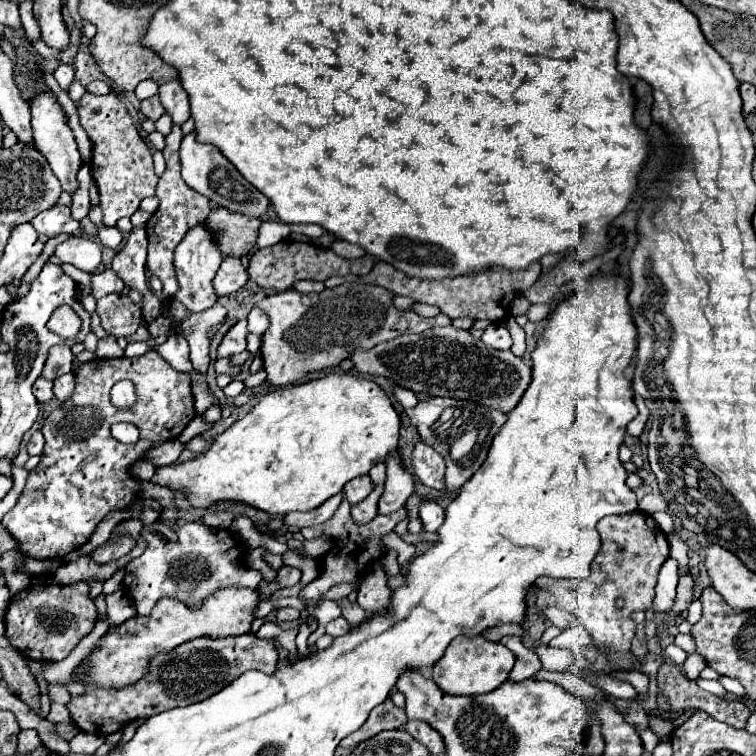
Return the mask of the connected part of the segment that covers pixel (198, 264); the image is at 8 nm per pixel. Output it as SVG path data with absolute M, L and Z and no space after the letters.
M201 223L201 225L193 227L175 249L173 265L175 265L175 273L177 273L177 281L179 281L179 291L173 295L173 299L183 303L185 309L191 313L199 313L199 311L205 311L211 305L215 305L217 293L213 289L213 277L215 277L221 261L223 261L223 257L217 251L215 241L209 237L209 231L205 229L205 225Z

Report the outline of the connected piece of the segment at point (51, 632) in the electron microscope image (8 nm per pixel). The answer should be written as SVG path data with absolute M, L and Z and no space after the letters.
M35 581L11 597L5 613L5 635L25 659L65 659L81 641L81 635L87 635L93 629L95 621L97 609L89 599L87 583L81 581L73 585L43 585L43 581Z

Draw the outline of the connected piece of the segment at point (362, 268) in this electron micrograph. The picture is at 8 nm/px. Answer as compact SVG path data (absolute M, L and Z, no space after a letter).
M281 241L273 247L265 247L265 249L257 249L251 255L249 261L249 279L255 281L257 285L261 285L263 289L273 289L273 291L287 291L293 287L295 281L301 279L311 279L311 281L327 281L333 275L367 275L373 265L379 259L375 259L373 255L365 255L361 259L343 259L339 257L333 249L323 249L311 243L301 243L301 241Z

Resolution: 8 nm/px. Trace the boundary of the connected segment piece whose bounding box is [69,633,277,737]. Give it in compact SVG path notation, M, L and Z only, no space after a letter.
M253 633L227 637L227 639L193 639L185 645L179 645L171 653L161 653L151 661L149 673L135 685L127 689L89 689L85 687L85 695L73 697L69 703L71 719L85 733L111 735L123 729L127 723L151 717L167 709L187 707L191 703L203 701L225 685L229 685L235 677L239 677L247 669L257 669L263 673L273 673L277 669L277 641L275 639L259 639Z

